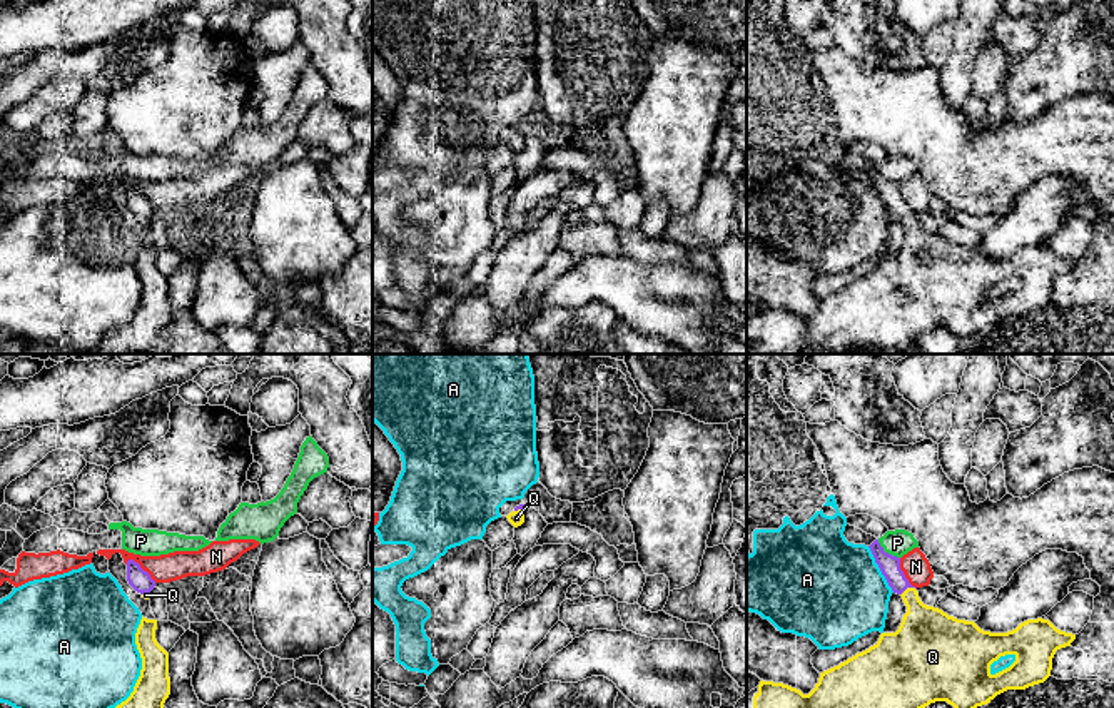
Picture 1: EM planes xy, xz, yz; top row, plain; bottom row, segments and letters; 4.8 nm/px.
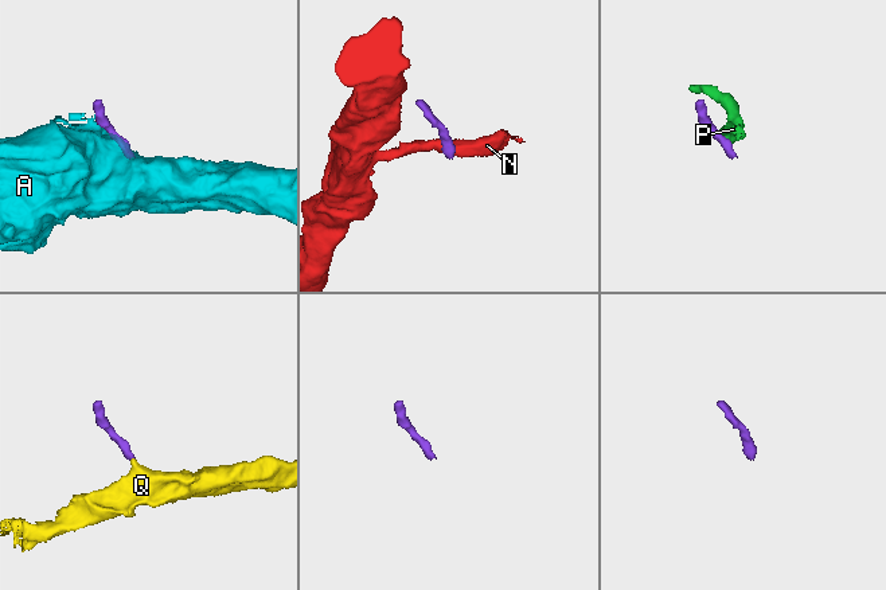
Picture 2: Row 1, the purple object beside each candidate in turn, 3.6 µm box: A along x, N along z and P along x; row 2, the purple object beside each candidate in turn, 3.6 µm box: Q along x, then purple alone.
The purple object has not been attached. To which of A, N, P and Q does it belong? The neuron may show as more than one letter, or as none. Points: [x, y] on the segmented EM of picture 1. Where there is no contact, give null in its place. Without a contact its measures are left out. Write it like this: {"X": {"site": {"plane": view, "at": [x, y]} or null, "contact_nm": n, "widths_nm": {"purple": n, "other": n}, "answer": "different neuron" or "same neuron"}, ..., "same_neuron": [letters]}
{"A": {"site": {"plane": "yz", "at": [881, 570]}, "contact_nm": 260, "widths_nm": {"purple": 100, "other": 500}, "answer": "different neuron"}, "N": {"site": {"plane": "xy", "at": [139, 566]}, "contact_nm": 180, "widths_nm": {"purple": 100, "other": 140}, "answer": "different neuron"}, "P": {"site": {"plane": "yz", "at": [887, 553]}, "contact_nm": 140, "widths_nm": {"purple": 100, "other": 130}, "answer": "different neuron"}, "Q": {"site": {"plane": "yz", "at": [907, 586]}, "contact_nm": 90, "widths_nm": {"purple": 100, "other": 280}, "answer": "same neuron"}, "same_neuron": ["Q"]}

